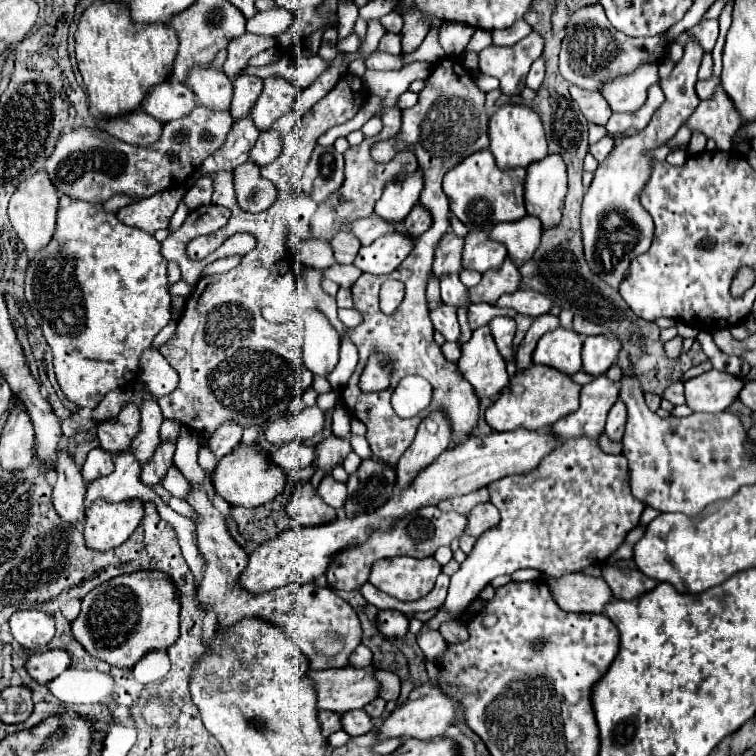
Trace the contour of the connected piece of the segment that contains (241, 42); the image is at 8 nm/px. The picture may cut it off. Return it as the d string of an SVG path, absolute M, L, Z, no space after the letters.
M244 33L238 39L232 39L228 45L228 59L222 67L222 71L234 81L244 67L248 65L248 59L264 49L276 47L276 39L272 37L260 37L260 35L252 35L252 33Z

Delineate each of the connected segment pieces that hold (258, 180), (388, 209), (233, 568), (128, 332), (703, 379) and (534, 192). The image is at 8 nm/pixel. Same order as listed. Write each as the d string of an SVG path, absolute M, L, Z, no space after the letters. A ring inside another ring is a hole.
M246 161L234 169L236 201L244 211L260 213L276 201L276 187L268 179L262 179L260 167Z
M418 167L394 183L386 183L380 201L376 203L376 213L388 221L404 221L412 207L418 203L418 197L424 189L424 175Z
M192 487L192 493L186 501L200 515L196 519L198 549L204 555L206 567L208 567L206 575L200 583L200 589L198 589L198 603L204 611L214 611L216 613L216 631L226 633L228 627L232 627L234 623L240 623L246 617L264 619L264 621L270 621L270 625L280 627L288 637L292 637L298 643L302 653L306 657L310 657L310 669L312 671L322 671L322 659L324 659L324 669L346 667L350 663L348 661L350 653L362 643L362 627L360 627L356 611L342 597L338 597L332 589L318 587L316 583L286 585L286 587L282 587L278 591L272 591L272 593L266 593L266 595L248 595L246 591L242 591L238 587L238 575L246 567L248 555L230 537L230 533L226 529L226 523L224 523L224 515L220 515L212 507L206 491L200 489L200 487ZM328 629L338 631L346 639L346 649L340 655L336 655L334 659L326 659L326 657L314 653L314 649L312 649L314 637L320 631L328 631Z
M72 201L66 209L58 211L58 223L56 223L56 233L52 237L52 241L48 243L48 247L44 247L42 251L38 251L34 255L34 259L28 265L28 273L26 273L26 301L30 305L30 313L34 315L36 323L40 325L46 343L52 349L54 355L54 373L58 379L58 385L62 389L62 393L78 407L78 409L94 409L106 393L118 389L120 385L132 385L134 379L138 379L138 365L140 365L140 355L152 347L154 337L160 333L160 329L172 319L172 311L170 311L170 293L168 293L168 263L166 259L160 255L160 243L154 239L154 235L148 235L142 229L134 229L134 227L126 227L122 225L116 215L112 213L104 213L102 205L90 205L84 201Z
M708 371L684 383L686 405L692 411L704 413L720 413L728 409L728 405L738 397L746 379L734 377L722 371Z
M546 155L542 161L534 161L528 165L528 175L526 175L526 211L542 221L544 229L550 229L558 225L562 207L564 207L564 197L566 197L566 163L560 155Z

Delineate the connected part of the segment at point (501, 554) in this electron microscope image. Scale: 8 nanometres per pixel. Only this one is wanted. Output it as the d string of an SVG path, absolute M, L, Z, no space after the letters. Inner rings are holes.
M570 439L566 443L562 443L562 447L558 445L550 455L546 455L546 459L542 459L542 463L534 469L534 471L528 471L526 475L512 475L510 479L498 479L498 483L490 483L488 487L490 491L490 503L494 503L500 511L500 523L486 531L474 545L472 553L466 557L466 561L460 565L460 571L456 571L452 577L450 577L450 589L448 589L448 597L446 597L446 603L438 609L438 611L444 611L450 615L450 619L456 619L456 617L462 617L468 607L480 597L480 593L484 591L486 585L490 585L490 581L498 575L512 575L514 571L518 569L536 569L544 575L550 575L550 577L562 577L562 575L568 575L568 573L578 573L582 571L584 567L588 565L600 565L604 563L616 549L618 545L624 541L624 537L628 535L630 529L634 529L638 525L638 519L644 511L644 505L640 501L636 501L632 495L630 495L630 487L628 487L628 467L626 467L626 459L622 455L606 455L600 451L598 443L596 441L590 441L590 439Z

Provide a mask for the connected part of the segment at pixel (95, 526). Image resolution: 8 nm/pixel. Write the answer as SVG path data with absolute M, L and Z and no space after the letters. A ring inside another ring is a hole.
M102 499L94 501L86 511L86 547L100 553L120 547L134 533L142 515L144 503L140 499L136 499L136 503L110 503Z

